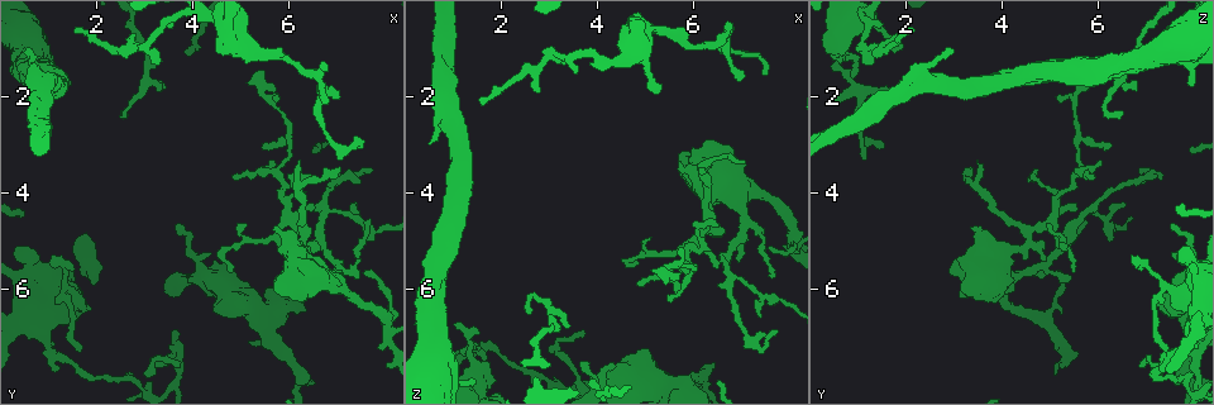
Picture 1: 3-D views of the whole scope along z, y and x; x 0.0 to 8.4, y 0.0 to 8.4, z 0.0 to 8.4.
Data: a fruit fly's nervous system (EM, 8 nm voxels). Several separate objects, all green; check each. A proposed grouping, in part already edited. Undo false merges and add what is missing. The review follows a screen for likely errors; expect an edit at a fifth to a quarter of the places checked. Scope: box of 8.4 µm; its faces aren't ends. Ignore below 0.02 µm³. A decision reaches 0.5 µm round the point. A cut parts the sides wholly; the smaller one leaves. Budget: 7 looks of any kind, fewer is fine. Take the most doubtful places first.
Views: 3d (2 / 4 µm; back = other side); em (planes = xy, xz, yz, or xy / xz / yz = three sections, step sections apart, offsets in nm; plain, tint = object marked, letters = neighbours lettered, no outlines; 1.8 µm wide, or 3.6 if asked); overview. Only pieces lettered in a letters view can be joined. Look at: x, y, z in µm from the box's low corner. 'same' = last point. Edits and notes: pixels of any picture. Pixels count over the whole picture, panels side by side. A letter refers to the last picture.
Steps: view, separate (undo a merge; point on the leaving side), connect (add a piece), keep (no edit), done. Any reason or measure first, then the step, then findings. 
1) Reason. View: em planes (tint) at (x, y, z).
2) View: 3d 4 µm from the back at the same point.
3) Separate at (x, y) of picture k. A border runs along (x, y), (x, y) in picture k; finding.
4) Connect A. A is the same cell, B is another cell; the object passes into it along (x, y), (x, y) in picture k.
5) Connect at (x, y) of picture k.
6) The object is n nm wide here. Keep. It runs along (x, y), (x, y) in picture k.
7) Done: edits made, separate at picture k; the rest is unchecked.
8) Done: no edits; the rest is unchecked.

Calibre changes. View: 3d 4 µm at (7.05, 5.70, 4.60).

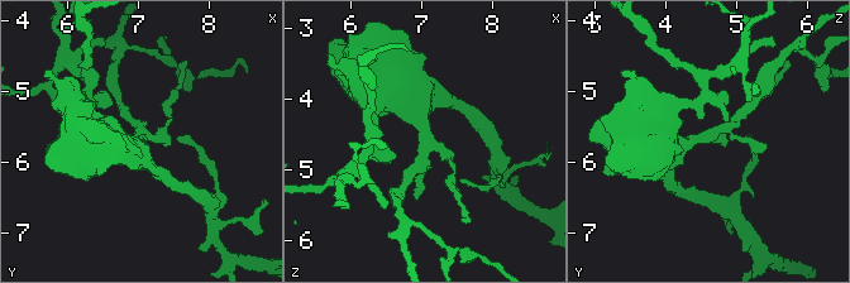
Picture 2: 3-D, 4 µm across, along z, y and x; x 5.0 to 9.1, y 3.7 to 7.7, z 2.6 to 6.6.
View: em planes (letters) at (7.05, 5.65, 4.60).

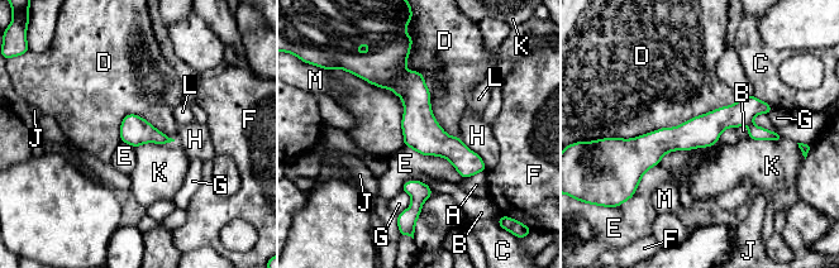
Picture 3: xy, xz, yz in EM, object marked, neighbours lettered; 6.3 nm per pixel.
The object is 190 nm wide here. Keep. A, B, C, D, E, F, G, H, J, K, L and M are other cells; a border runs along (404, 144), (444, 157), (463, 177) in picture 3; all the same neuron.

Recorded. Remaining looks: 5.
Tapers out. View: em planes (letters) at (1.60, 7.25, 7.45).

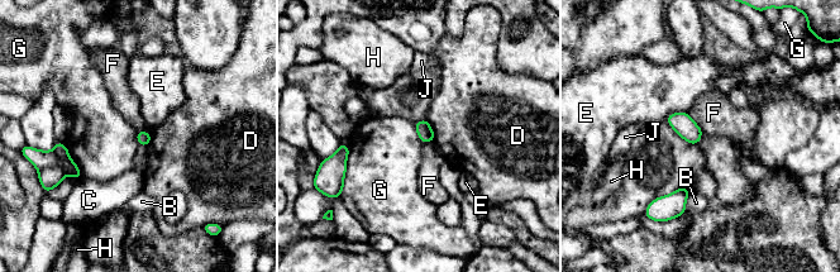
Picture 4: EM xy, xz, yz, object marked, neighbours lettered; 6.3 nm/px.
The object is 80 nm wide here. Separate at (38, 158) of picture 4. B, C, D, E, F, G, H and J are other cells; a border runs along (52, 166), (61, 166), (67, 173) in picture 4; two neurons meet here.

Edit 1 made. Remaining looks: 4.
Redraw. View: overview.

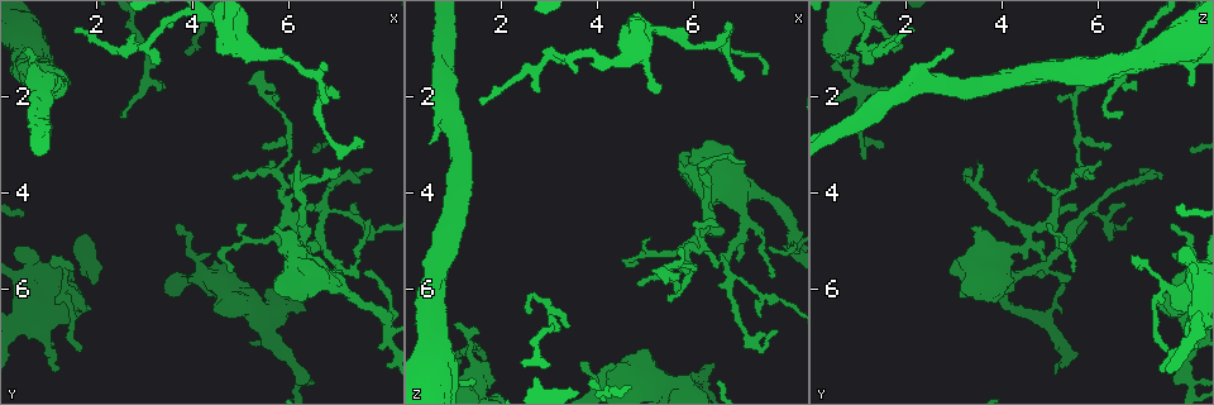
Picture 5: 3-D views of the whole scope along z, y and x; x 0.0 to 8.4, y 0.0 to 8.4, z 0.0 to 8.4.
An open end. View: em planes (plain) at (5.85, 2.10, 5.10).

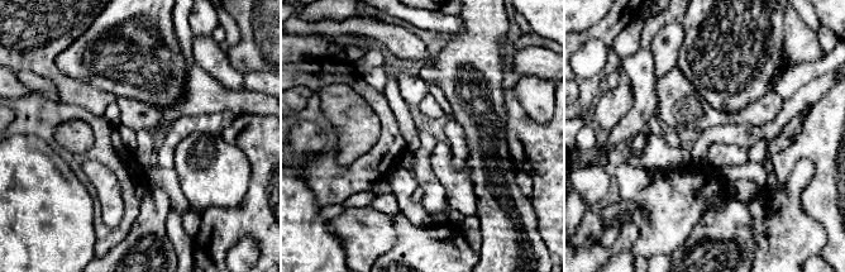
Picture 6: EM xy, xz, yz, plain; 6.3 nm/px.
View: em planes (letters) at the same point.

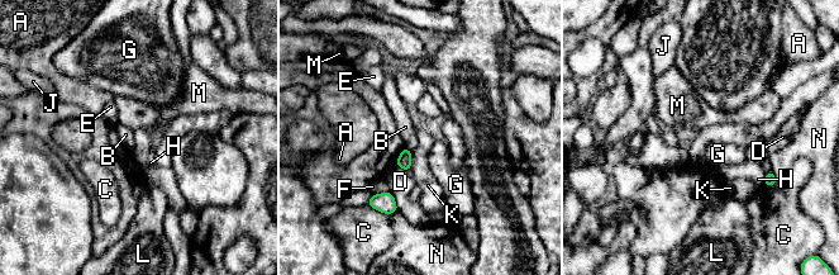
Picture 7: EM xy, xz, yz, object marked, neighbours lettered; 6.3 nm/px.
The longest contact is with C, 140 nm. Keep. A, B, C, D, E, F, G, H, J, K, L, M and N are other cells; none of them fits.

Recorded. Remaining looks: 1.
Done: edits made, separate at picture 4; the rest is unchecked.

